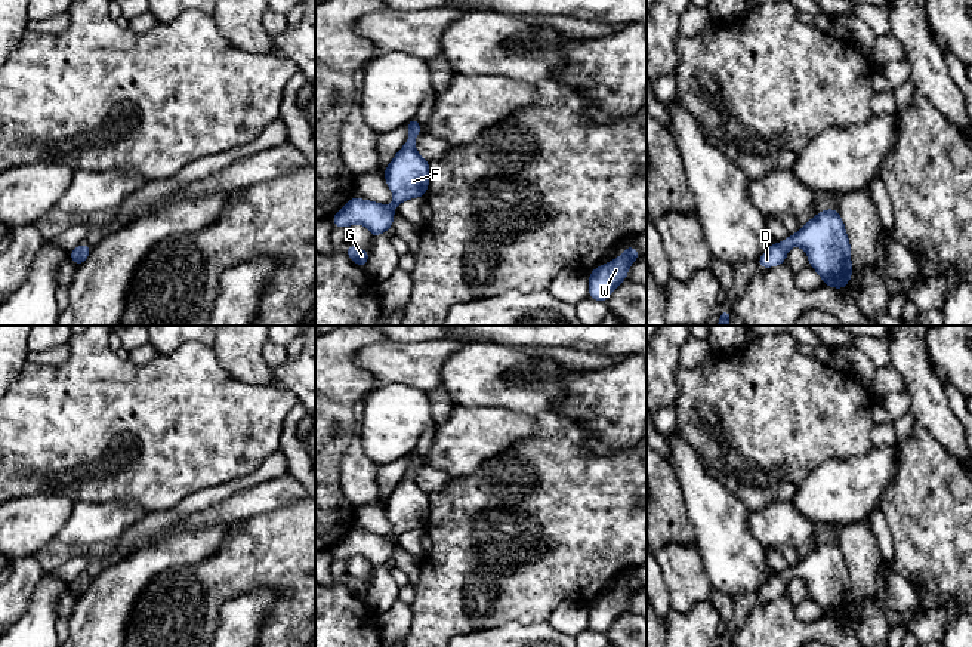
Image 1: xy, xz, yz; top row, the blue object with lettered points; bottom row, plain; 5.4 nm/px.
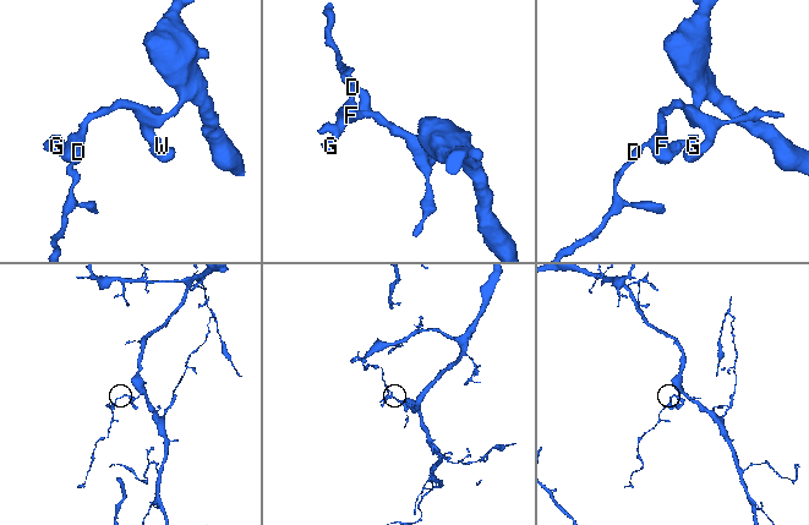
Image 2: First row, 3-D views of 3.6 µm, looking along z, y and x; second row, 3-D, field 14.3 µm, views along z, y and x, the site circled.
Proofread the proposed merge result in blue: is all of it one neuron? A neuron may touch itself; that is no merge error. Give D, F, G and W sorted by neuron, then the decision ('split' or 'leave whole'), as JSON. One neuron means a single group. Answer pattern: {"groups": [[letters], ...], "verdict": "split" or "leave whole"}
{"groups": [["D", "F", "G", "W"]], "verdict": "leave whole"}

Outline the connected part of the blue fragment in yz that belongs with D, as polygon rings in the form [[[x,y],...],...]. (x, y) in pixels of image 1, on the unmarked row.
[[[826,540],[805,555],[797,566],[783,574],[774,574],[757,591],[759,600],[778,598],[786,594],[787,582],[800,577],[806,582],[809,597],[820,606],[826,617],[846,620],[854,607],[851,577],[845,555],[836,540]]]

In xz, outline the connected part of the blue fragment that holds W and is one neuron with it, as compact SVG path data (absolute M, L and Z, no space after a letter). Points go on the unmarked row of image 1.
M626 576L626 583L612 591L610 595L599 597L595 603L589 604L589 628L607 634L611 623L624 611L627 611L629 598L641 588L641 585Z

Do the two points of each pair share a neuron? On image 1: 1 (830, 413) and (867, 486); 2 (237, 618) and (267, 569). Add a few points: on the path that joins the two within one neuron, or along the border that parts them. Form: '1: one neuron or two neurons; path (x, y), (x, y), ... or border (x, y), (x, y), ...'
1: two neurons; border (872, 446), (864, 453), (830, 458), (818, 465)
2: two neurons; border (280, 592), (271, 588), (252, 588), (221, 603)

